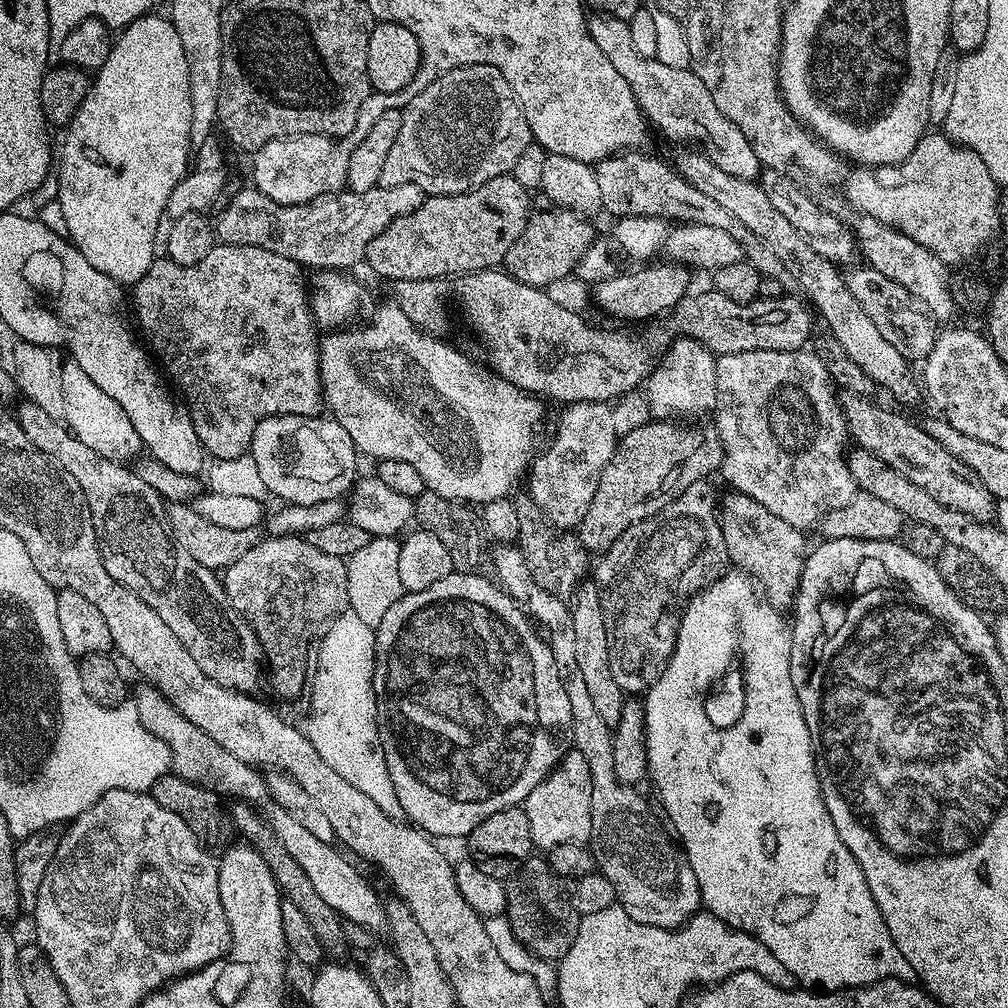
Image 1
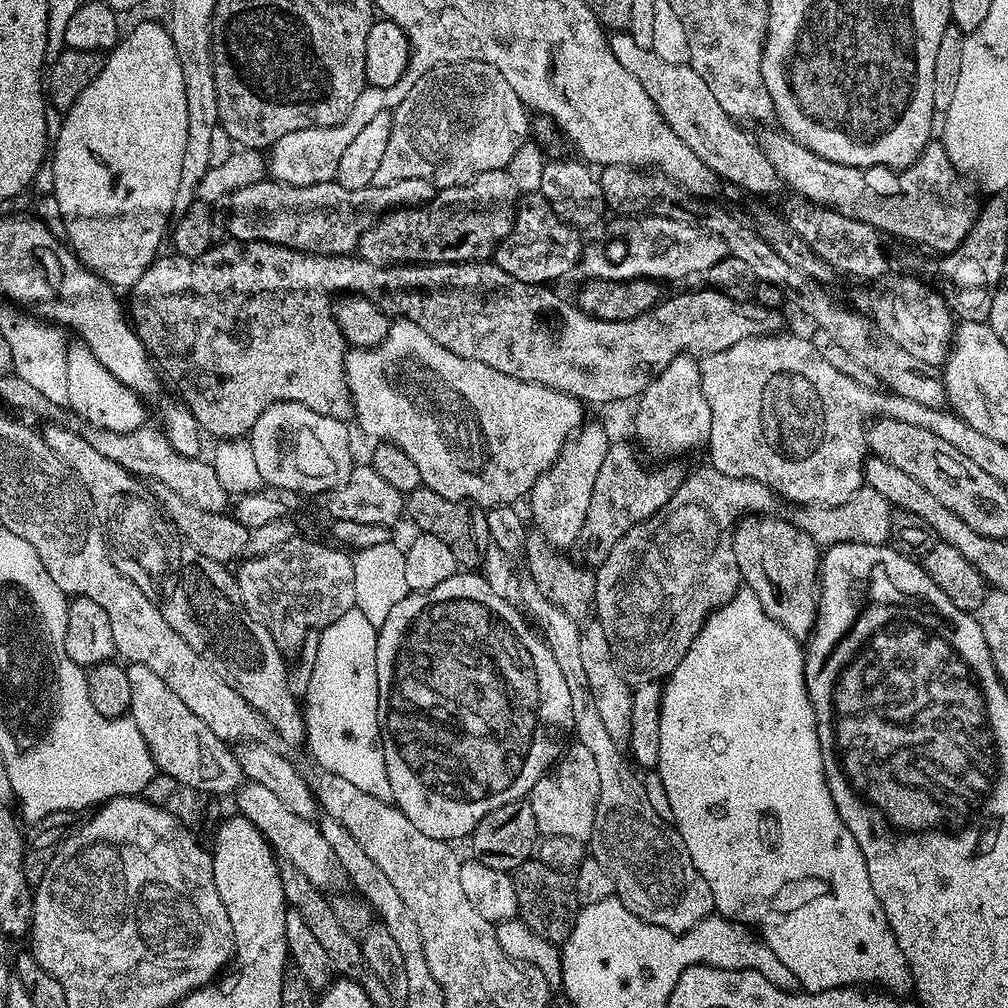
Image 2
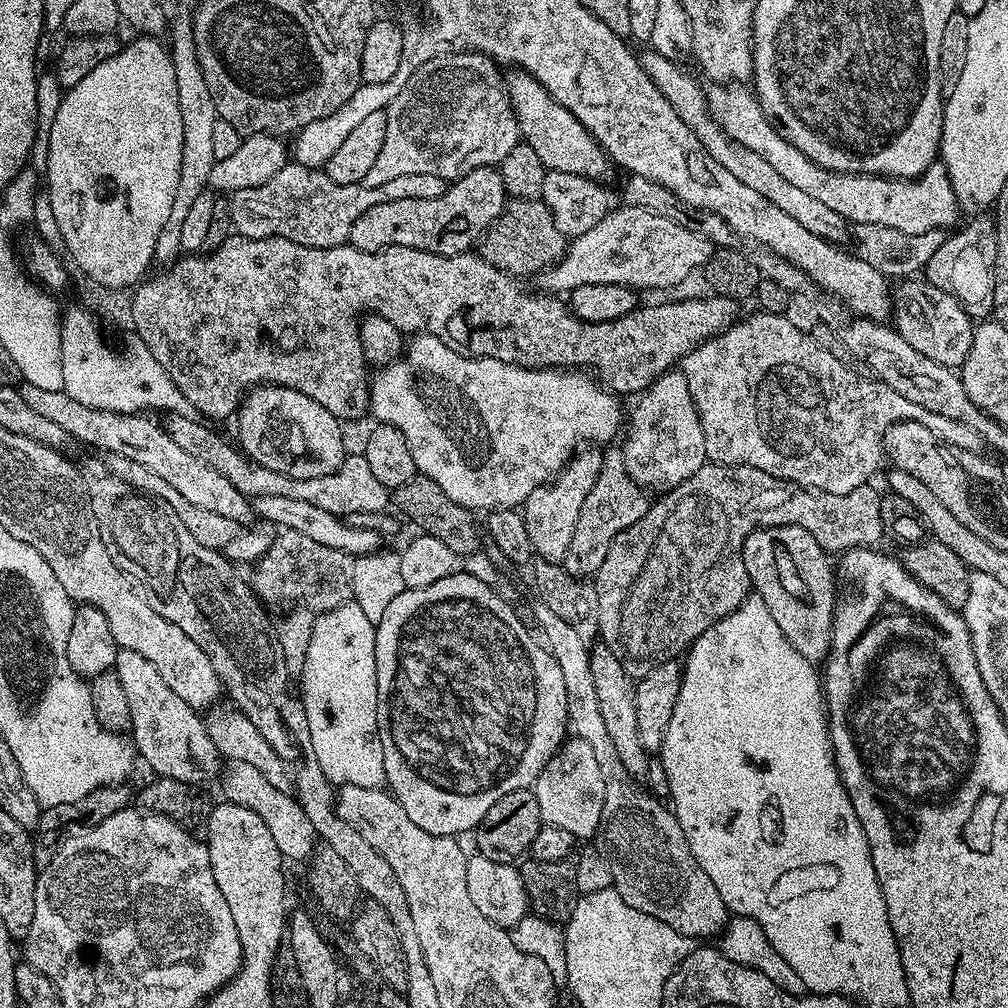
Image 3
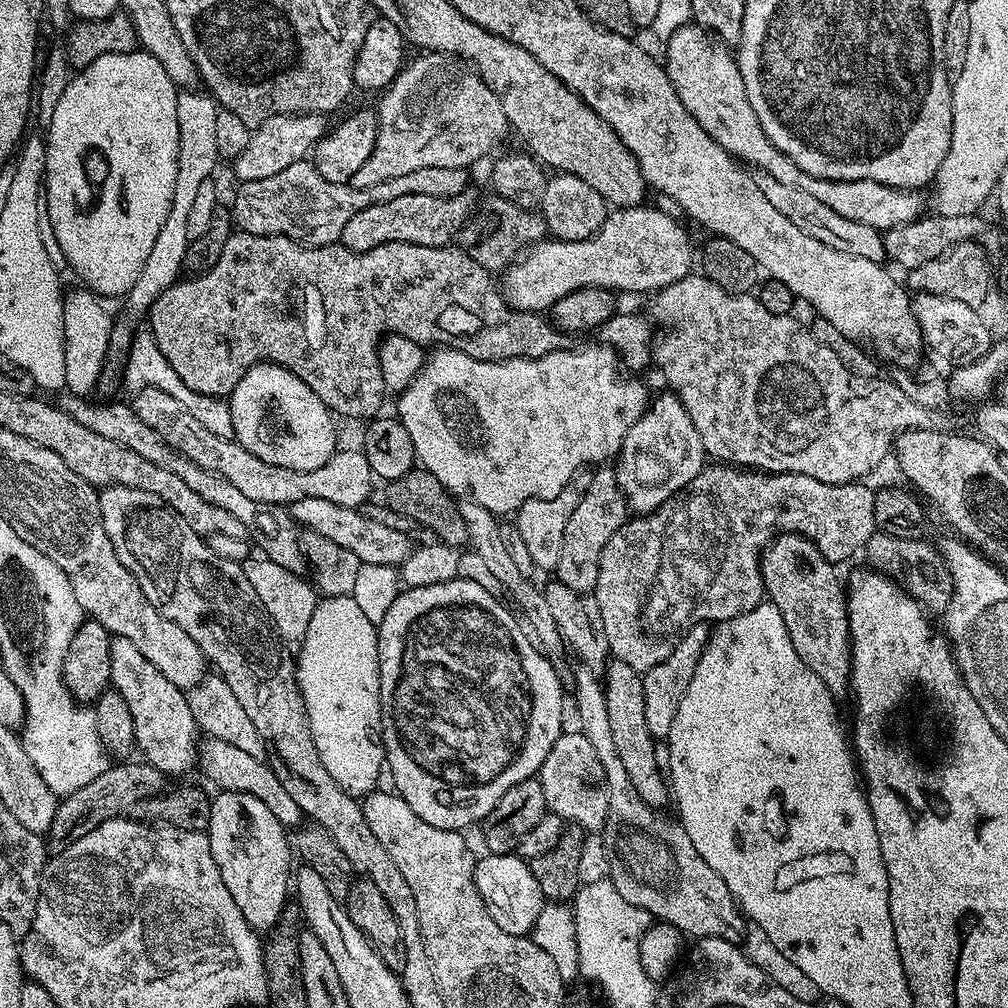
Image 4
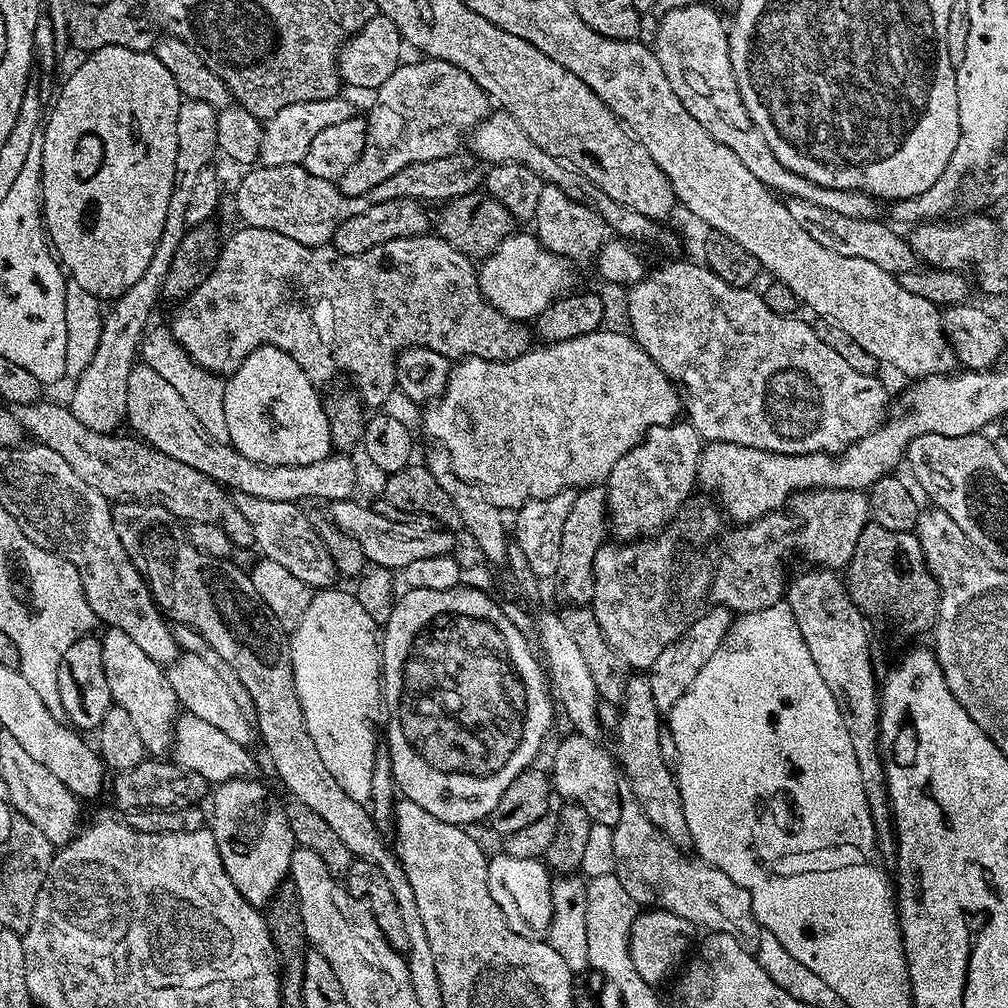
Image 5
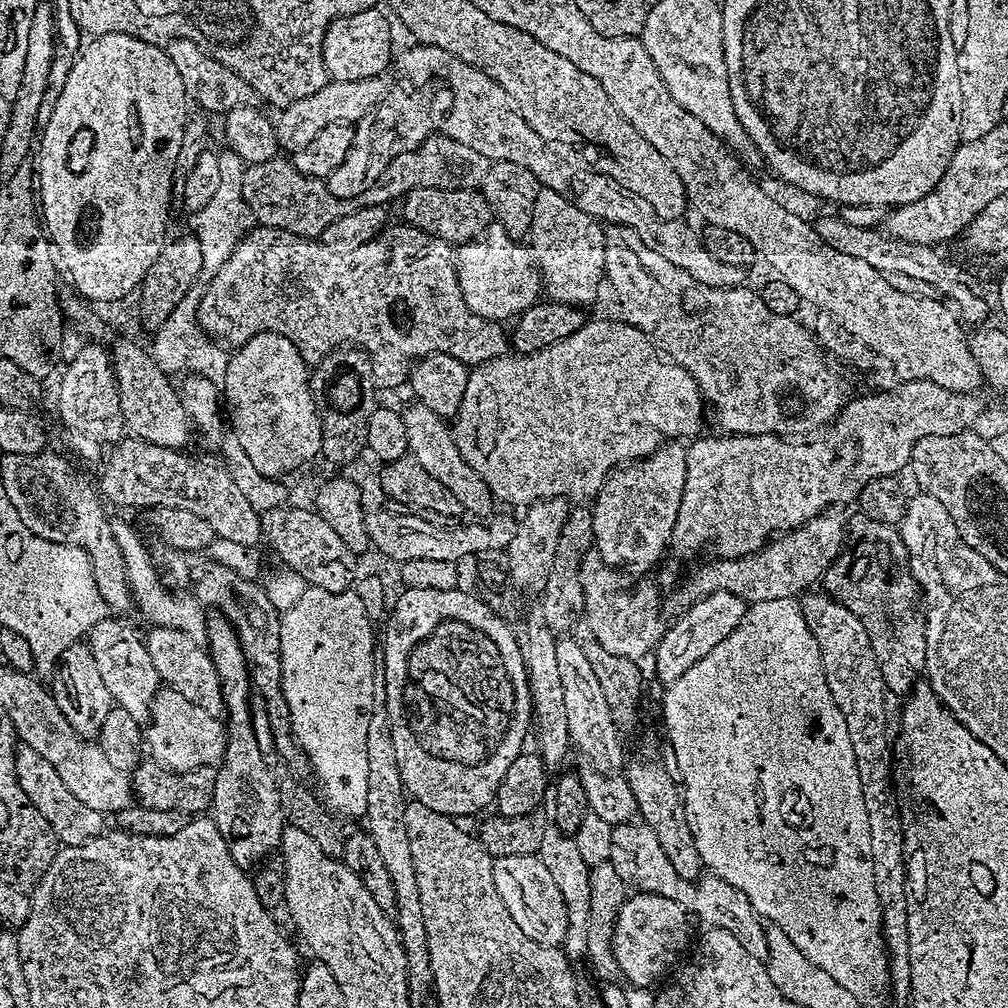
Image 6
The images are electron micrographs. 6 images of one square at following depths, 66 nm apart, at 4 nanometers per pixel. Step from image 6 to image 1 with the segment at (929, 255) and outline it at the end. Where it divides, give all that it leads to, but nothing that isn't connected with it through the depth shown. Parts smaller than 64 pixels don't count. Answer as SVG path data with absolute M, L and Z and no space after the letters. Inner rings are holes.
M592 14L587 21L590 38L598 45L598 50L606 54L614 70L626 78L644 119L655 131L657 128L662 135L681 140L684 146L695 146L710 158L710 162L714 162L714 166L726 170L726 174L734 174L734 178L756 180L761 175L762 165L758 154L754 154L754 146L750 146L750 142L746 142L746 134L742 134L742 130L738 130L738 126L718 110L710 90L706 90L702 78L698 78L691 67L666 66L666 62L661 60L642 58L642 54L634 50L627 20Z

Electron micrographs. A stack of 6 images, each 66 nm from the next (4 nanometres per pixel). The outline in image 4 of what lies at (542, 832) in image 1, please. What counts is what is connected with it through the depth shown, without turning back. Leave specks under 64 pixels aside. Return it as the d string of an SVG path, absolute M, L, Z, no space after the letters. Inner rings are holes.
M568 730L556 739L554 746L550 746L550 754L546 754L546 762L542 762L538 779L546 793L551 815L561 816L565 822L583 828L588 834L601 831L608 817L606 774L602 770L602 762L598 762L598 754L594 754L594 746L590 746L583 732Z

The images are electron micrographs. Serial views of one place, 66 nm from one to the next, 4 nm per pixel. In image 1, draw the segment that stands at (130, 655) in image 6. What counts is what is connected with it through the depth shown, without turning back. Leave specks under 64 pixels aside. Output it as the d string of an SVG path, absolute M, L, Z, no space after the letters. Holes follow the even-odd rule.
M144 682L141 688L134 692L134 703L138 710L138 718L142 718L142 726L150 730L166 746L172 755L171 771L175 775L186 778L195 784L201 784L204 788L210 788L217 794L223 794L225 797L236 796L237 801L258 803L258 800L267 801L269 799L268 781L253 765L242 762L230 754L230 750L222 750L214 738L210 738L194 722L190 722L179 710L173 706L160 693L159 688Z

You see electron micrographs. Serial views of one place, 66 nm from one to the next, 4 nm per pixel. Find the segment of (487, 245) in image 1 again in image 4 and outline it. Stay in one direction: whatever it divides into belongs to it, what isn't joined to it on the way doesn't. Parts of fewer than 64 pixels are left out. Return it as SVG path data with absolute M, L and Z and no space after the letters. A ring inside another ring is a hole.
M472 190L454 194L450 198L430 198L430 194L402 194L393 200L378 202L374 206L366 206L366 210L358 210L346 226L342 226L339 243L351 252L374 250L374 246L382 246L390 242L410 242L418 246L449 247L452 240L461 235L462 229L477 211L476 196Z

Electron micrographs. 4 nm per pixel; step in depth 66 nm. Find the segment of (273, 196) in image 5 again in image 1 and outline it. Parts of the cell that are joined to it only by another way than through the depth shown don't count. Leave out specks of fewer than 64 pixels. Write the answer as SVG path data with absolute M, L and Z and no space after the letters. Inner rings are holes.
M407 184L389 188L377 186L365 192L341 190L305 204L279 204L248 186L219 209L214 231L219 243L274 250L274 254L282 254L282 258L290 258L305 269L352 270L356 263L364 260L370 242L374 242L394 218L418 210L425 198L422 189Z

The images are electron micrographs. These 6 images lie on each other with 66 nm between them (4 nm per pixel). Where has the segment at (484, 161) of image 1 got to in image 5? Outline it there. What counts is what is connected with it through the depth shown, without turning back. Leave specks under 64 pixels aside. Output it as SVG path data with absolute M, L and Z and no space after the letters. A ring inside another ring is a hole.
M416 58L413 64L401 63L399 68L382 82L380 88L375 89L376 101L372 109L366 112L368 122L368 141L362 150L362 158L342 174L338 187L342 194L347 196L367 196L386 178L390 178L398 170L414 168L418 164L429 164L432 160L452 156L461 151L463 142L476 125L481 124L490 114L490 101L478 86L478 82L466 70L454 66L445 60L431 58ZM380 132L392 132L392 140L387 140Z

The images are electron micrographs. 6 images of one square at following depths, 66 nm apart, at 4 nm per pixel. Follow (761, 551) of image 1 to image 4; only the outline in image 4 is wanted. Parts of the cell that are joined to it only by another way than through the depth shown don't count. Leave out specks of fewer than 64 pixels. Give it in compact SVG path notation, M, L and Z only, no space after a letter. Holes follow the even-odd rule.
M785 532L776 537L760 557L760 569L764 579L764 591L767 599L776 607L776 612L782 614L782 620L786 622L785 633L794 642L794 650L806 662L818 678L826 685L833 697L847 697L850 692L852 678L852 635L848 629L848 597L842 576L836 573L837 565L828 560L818 550L813 540L807 540L805 536L798 536L795 532Z

